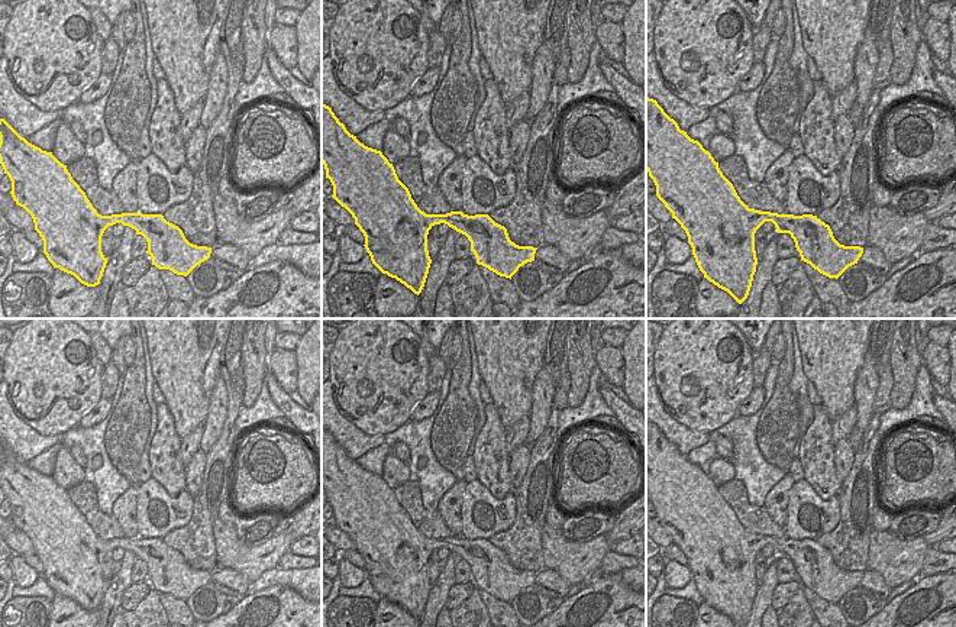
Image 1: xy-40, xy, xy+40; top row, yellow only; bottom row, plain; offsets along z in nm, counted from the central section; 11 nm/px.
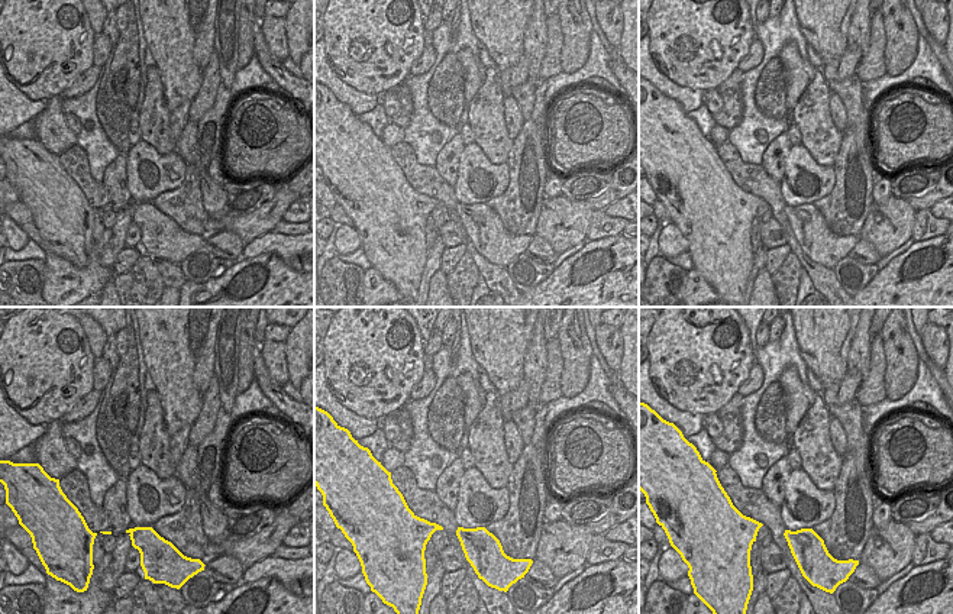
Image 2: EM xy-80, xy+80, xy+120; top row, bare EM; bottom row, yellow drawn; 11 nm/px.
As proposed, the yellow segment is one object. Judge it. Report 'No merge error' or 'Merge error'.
No merge error

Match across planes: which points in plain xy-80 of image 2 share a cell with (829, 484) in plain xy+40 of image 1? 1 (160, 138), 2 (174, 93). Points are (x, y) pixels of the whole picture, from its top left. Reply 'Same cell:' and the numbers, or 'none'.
Same cell: 1

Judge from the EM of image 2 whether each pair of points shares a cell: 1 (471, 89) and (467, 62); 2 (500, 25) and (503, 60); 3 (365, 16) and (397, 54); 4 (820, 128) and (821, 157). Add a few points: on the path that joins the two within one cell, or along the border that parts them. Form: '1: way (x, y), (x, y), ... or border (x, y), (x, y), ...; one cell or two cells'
1: way (471, 83), (471, 68); one cell
2: way (501, 34), (503, 51); one cell
3: way (374, 25), (390, 41), (390, 45); one cell
4: way (820, 135), (821, 149); one cell

